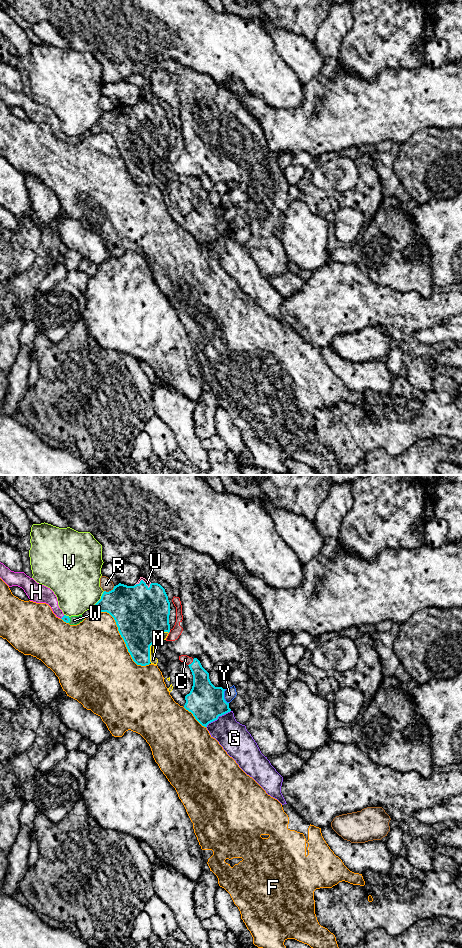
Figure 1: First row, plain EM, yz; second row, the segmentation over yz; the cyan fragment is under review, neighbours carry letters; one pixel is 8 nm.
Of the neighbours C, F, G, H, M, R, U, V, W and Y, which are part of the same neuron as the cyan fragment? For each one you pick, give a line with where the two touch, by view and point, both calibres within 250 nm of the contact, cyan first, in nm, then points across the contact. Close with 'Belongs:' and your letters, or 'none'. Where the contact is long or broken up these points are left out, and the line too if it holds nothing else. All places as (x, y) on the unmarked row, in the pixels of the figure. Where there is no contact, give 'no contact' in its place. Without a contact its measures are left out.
C: yz (192, 182) | 190/70 nm
H: yz (63, 136) | 50/140 nm
M: yz (149, 173) | 320/60 nm
U: yz (143, 101) | 420/40 nm
W: yz (69, 140) | 50/80 nm
Belongs: C, H, M, U, W

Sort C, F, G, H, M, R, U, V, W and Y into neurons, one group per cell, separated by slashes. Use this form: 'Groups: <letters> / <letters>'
Groups: C H M U W / F / G / R / V / Y

